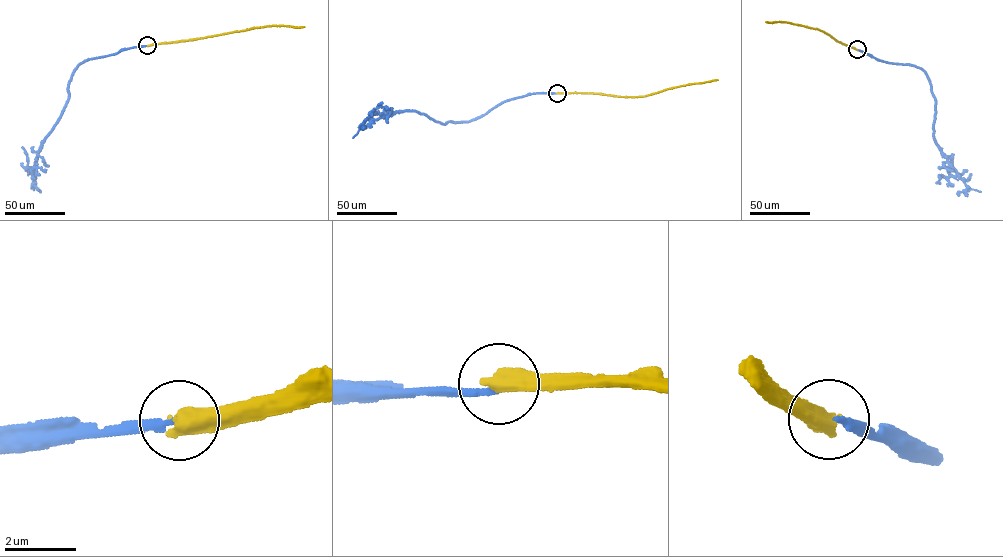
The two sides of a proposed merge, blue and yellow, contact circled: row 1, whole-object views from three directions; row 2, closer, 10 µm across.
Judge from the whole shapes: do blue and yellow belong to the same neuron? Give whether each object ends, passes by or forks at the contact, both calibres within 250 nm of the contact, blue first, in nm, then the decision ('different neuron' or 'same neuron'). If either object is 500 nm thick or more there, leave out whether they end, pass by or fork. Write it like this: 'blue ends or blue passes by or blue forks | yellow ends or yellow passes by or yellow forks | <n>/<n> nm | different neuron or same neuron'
180/550 nm | different neuron

